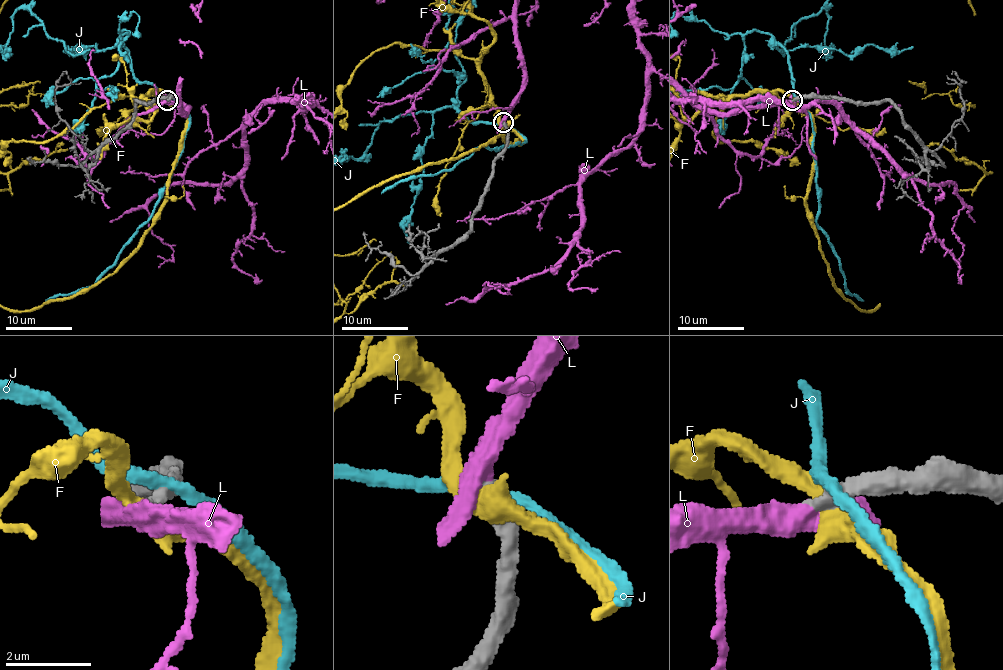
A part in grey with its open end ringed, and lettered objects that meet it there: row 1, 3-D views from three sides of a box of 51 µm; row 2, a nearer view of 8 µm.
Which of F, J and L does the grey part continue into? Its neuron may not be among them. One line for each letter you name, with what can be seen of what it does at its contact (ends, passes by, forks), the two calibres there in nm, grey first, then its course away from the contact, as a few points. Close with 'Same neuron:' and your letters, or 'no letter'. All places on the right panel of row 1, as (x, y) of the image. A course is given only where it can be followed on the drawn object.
L: it passes by | 400/420 nm
Same neuron: L

